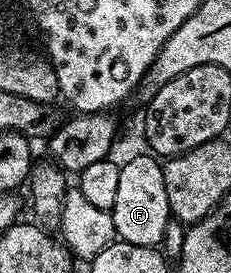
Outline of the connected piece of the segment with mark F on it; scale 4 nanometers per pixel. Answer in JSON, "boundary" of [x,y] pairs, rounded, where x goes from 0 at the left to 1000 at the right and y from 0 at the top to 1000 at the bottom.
{"boundary":[[[623,564],[524,597],[515,681],[485,769],[489,821],[519,886],[680,905],[736,799],[723,678],[706,678],[701,601],[658,564]]]}

